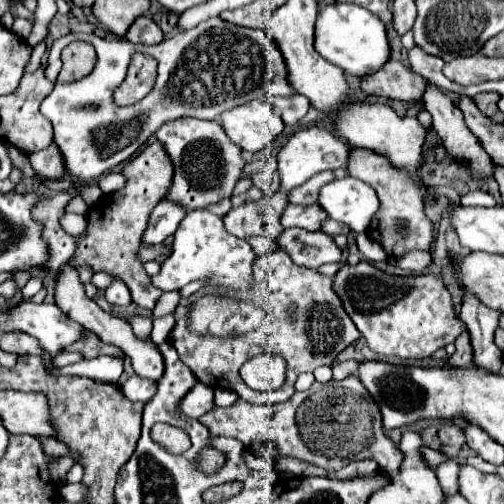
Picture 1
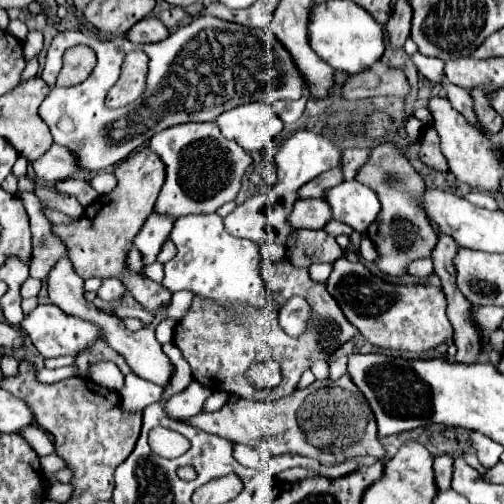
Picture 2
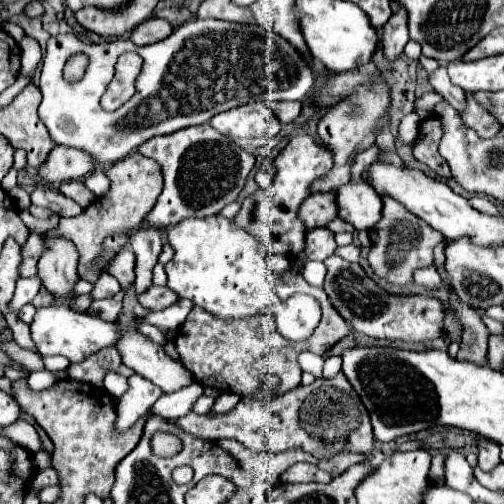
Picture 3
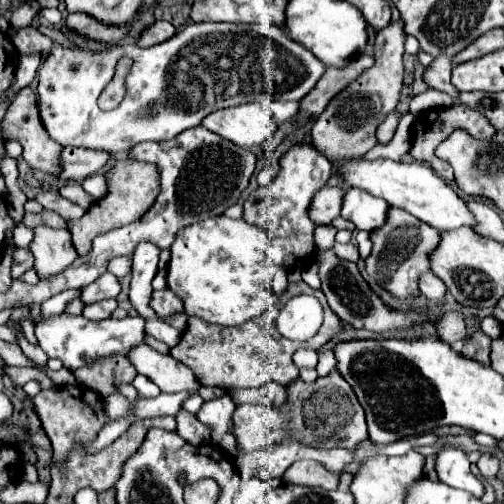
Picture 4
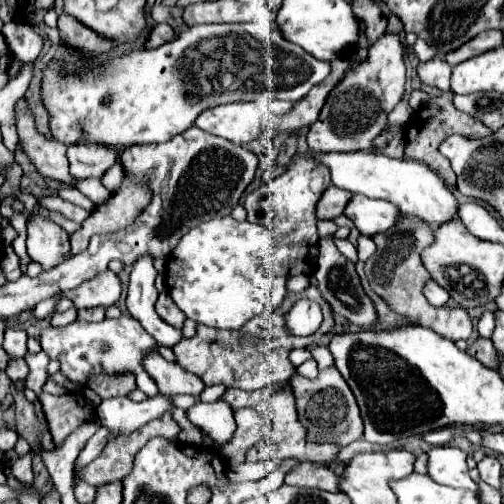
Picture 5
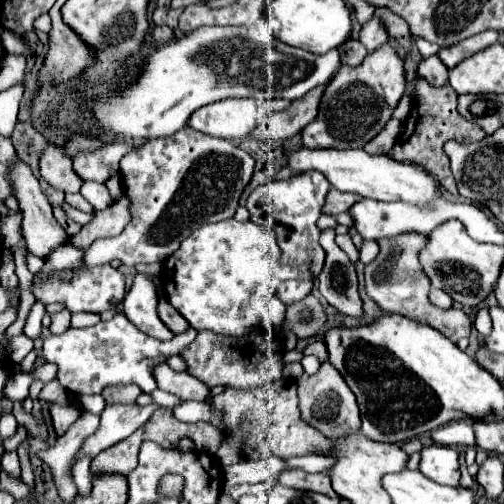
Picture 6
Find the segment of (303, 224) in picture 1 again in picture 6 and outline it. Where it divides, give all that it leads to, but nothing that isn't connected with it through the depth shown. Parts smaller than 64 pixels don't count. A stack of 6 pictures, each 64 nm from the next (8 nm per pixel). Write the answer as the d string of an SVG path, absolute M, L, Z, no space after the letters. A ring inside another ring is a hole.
M330 188L322 212L330 214L330 216L338 216L340 212L348 212L348 208L352 204L356 204L356 200L360 200L360 196L350 194L350 192L340 192L336 188Z

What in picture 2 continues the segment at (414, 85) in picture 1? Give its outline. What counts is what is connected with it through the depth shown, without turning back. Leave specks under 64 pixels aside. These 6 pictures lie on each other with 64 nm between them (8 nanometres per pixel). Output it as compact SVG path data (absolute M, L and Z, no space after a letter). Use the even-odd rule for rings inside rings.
M382 62L368 68L368 72L360 72L350 76L344 84L344 98L372 98L372 96L400 96L404 98L410 92L410 84L406 74L400 68L390 68Z

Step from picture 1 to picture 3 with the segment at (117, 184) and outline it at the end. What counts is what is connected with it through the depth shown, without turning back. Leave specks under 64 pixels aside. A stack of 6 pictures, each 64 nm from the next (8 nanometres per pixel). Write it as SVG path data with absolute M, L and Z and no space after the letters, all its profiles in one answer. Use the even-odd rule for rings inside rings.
M102 170L90 174L90 176L84 180L84 184L86 184L86 188L92 190L96 196L104 196L104 194L108 192L108 188L110 188L110 180L108 180L108 176L106 176Z

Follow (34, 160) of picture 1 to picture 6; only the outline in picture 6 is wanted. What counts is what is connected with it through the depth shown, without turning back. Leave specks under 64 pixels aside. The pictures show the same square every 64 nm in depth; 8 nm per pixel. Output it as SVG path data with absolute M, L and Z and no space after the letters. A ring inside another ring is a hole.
M114 142L92 152L76 152L72 156L74 172L82 180L106 182L110 176L118 174L118 162L124 154L128 154L128 150L132 150L132 144Z

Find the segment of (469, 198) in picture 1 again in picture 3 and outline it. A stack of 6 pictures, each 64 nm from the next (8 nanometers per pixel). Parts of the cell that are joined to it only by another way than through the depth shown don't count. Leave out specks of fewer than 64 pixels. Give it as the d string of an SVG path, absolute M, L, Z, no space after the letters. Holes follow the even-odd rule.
M472 196L470 202L472 202L472 206L474 206L476 210L488 212L488 214L492 214L492 216L498 216L498 208L496 208L496 204L494 204L490 198L486 198L486 196Z

